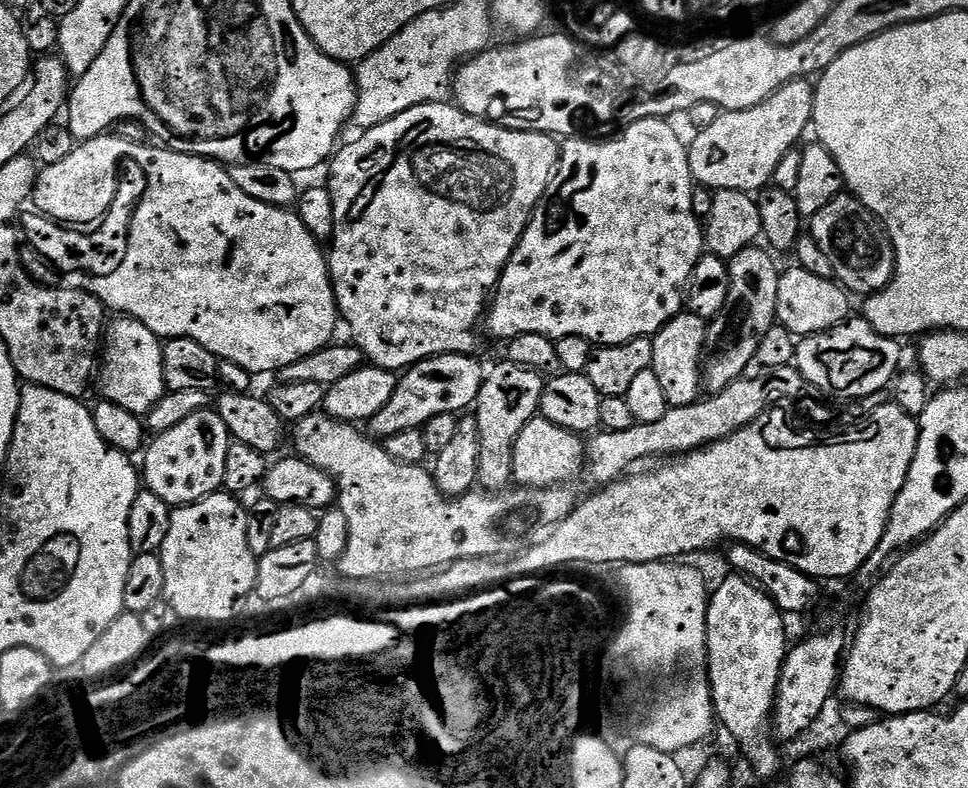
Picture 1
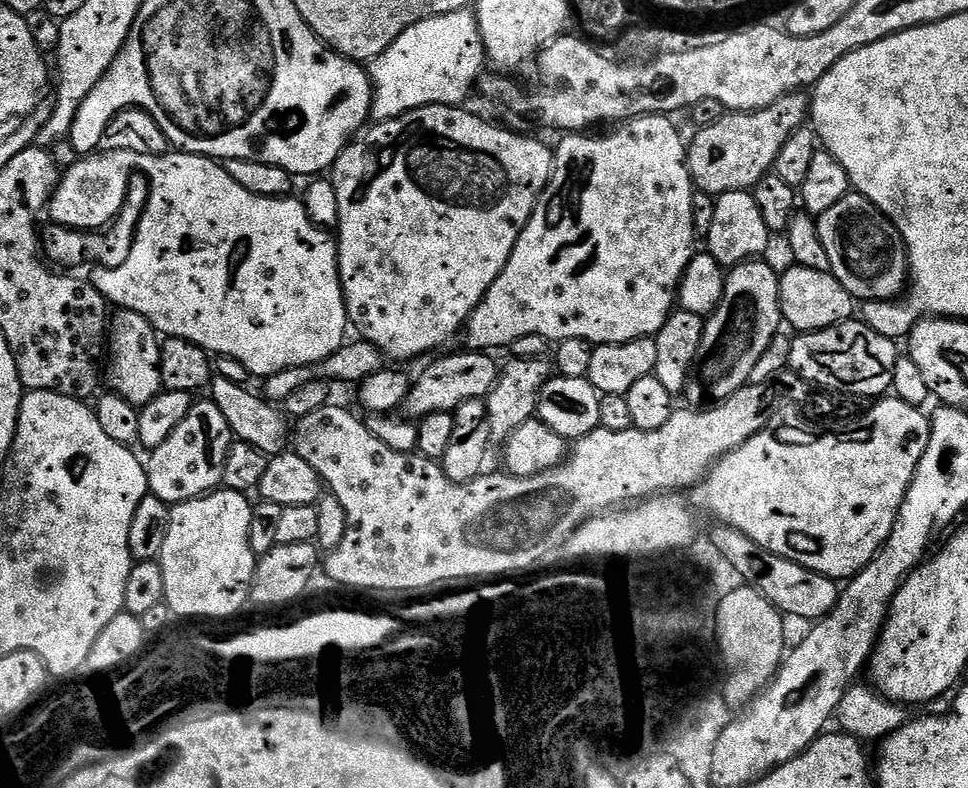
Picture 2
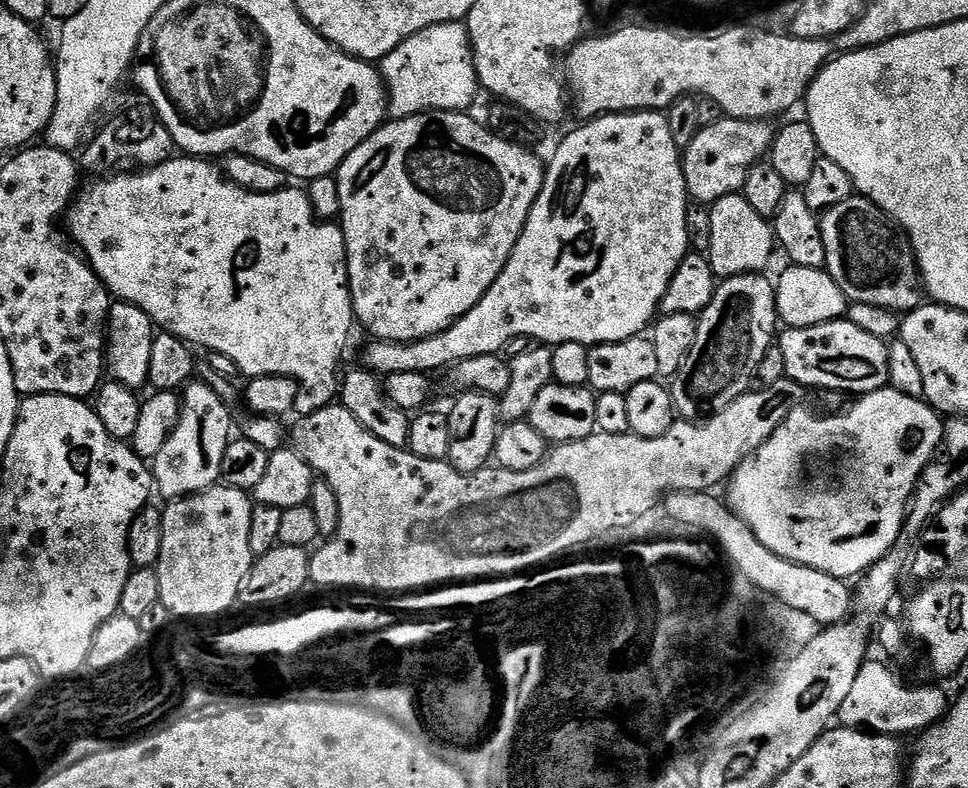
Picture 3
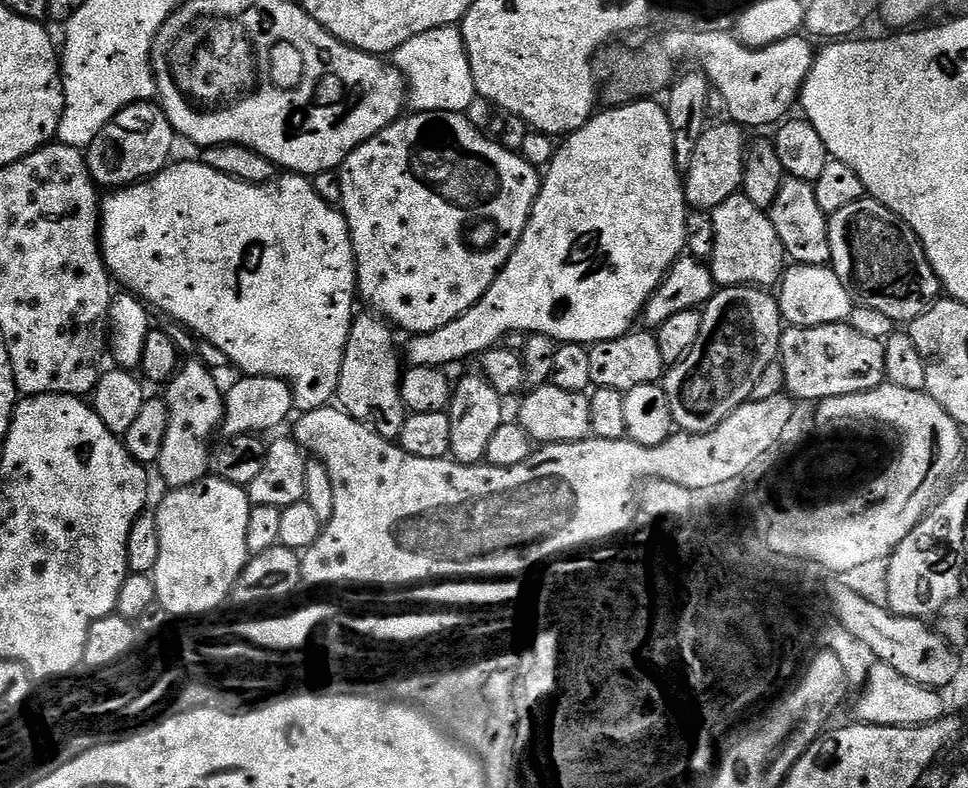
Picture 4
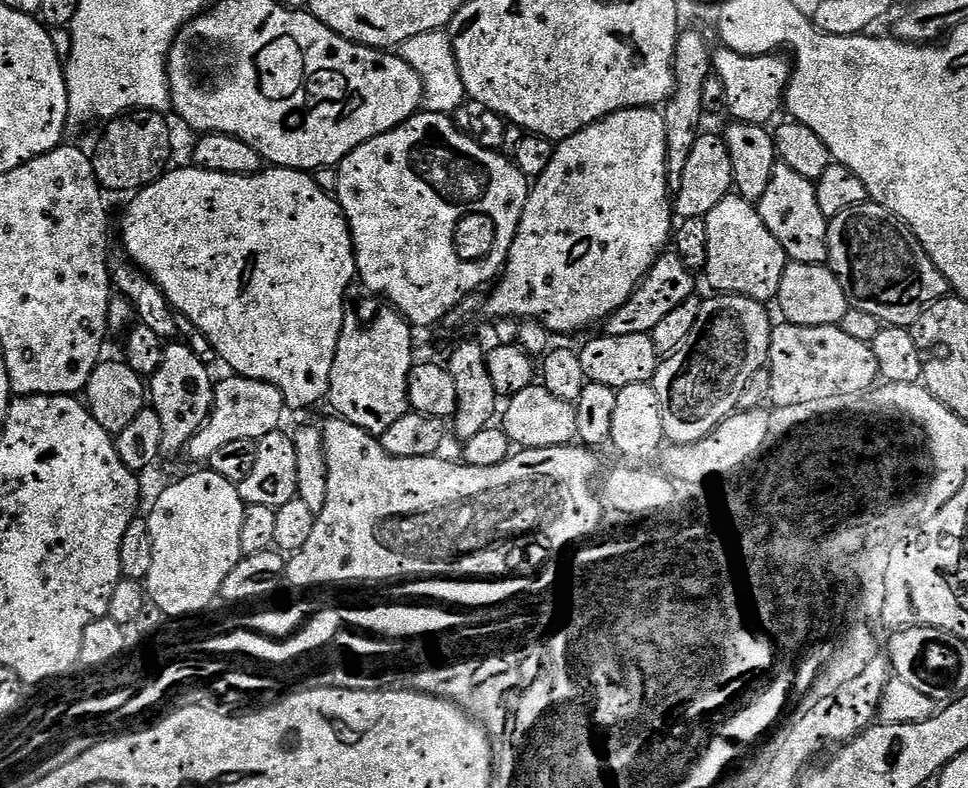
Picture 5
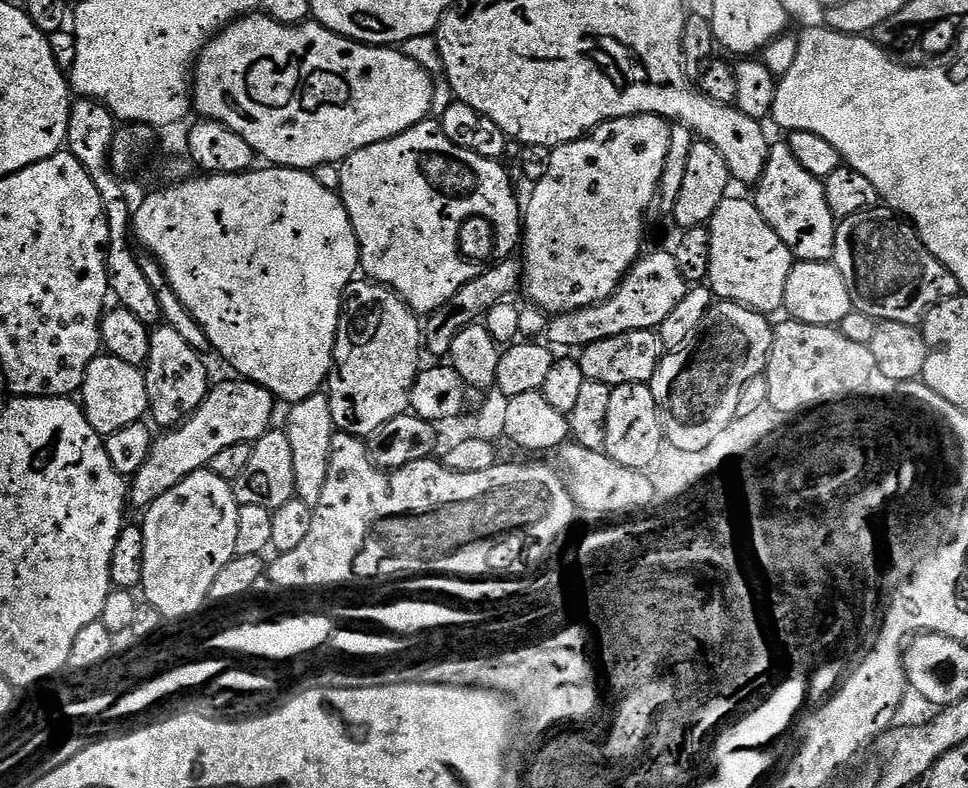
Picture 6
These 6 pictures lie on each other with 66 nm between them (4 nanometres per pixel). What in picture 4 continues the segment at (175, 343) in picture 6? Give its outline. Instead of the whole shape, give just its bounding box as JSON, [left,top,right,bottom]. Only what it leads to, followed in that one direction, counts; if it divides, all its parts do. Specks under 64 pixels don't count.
[158,358,224,489]

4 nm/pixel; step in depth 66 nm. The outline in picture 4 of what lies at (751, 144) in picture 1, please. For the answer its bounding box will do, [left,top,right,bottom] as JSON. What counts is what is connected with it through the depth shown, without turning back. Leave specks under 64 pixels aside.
[683,122,746,210]

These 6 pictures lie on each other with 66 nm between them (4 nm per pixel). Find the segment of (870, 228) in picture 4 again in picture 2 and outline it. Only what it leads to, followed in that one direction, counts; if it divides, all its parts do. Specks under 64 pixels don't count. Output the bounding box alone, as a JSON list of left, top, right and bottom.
[816,191,910,301]

